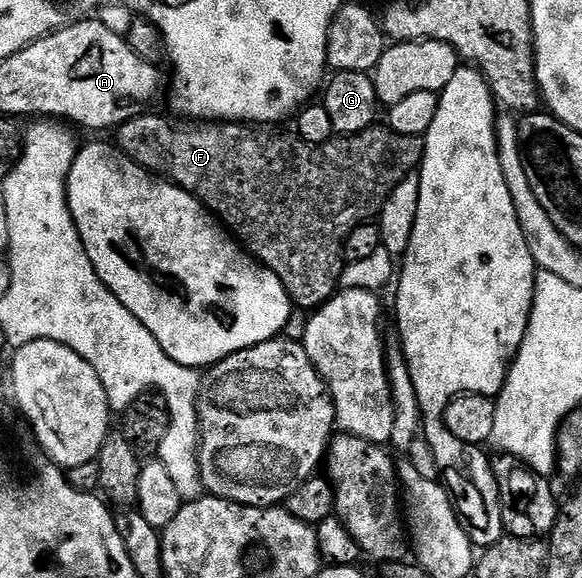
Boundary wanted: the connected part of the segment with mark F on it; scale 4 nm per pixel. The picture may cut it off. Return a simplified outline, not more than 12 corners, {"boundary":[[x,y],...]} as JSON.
{"boundary":[[134,115],[117,148],[196,197],[298,310],[338,292],[422,138]]}

